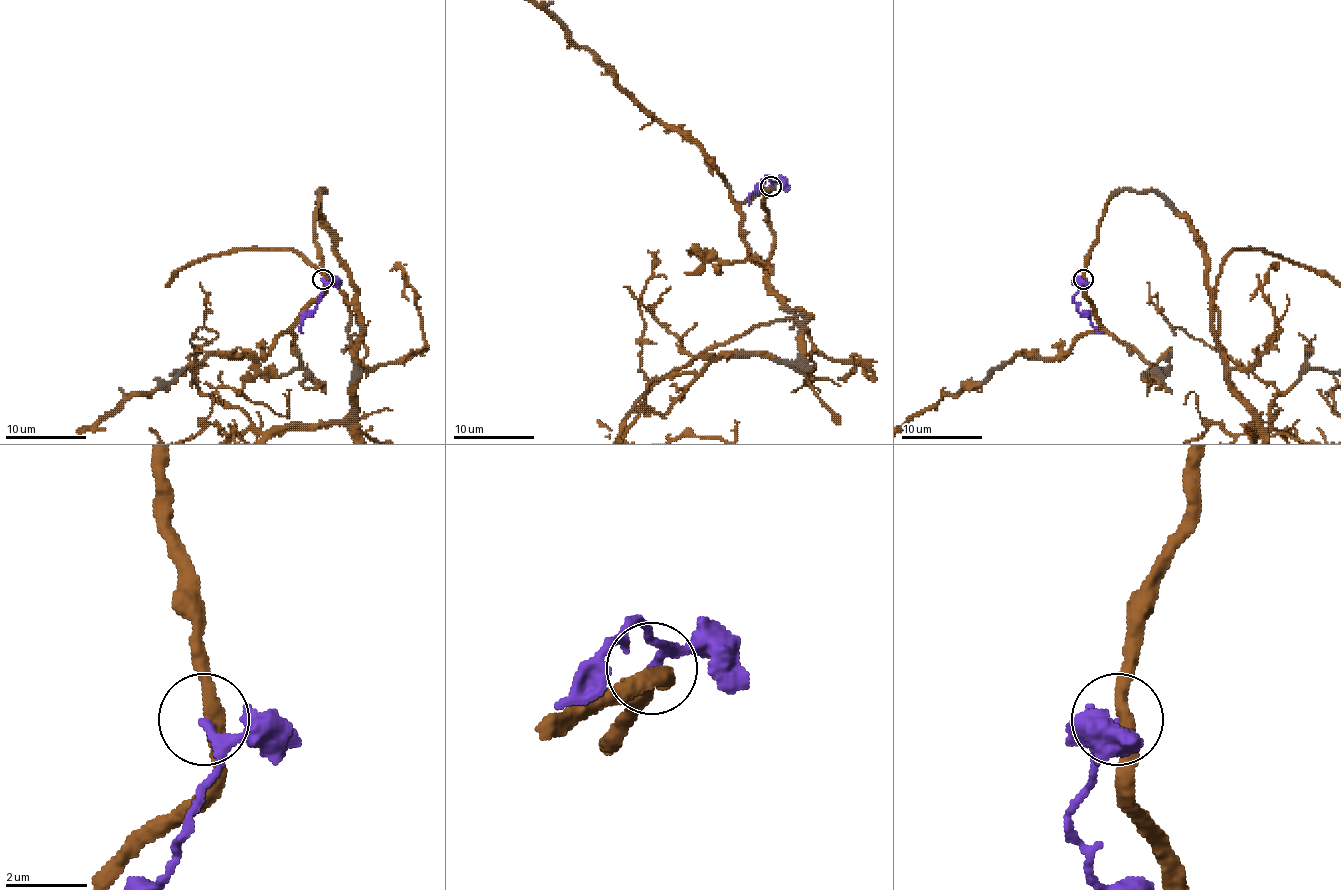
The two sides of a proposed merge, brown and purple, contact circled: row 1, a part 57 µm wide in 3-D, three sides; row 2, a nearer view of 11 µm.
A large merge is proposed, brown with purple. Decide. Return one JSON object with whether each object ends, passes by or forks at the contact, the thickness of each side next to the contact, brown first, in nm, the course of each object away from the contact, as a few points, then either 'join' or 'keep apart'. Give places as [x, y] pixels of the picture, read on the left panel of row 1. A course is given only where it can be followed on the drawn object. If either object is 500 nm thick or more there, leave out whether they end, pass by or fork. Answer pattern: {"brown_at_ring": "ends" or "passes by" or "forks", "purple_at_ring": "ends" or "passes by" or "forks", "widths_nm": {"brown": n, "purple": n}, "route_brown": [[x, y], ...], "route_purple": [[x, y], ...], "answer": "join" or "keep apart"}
{"brown_at_ring": "passes by", "purple_at_ring": "passes by", "widths_nm": {"brown": 360, "purple": 170}, "route_purple": [[323, 278], [325, 290], [317, 309], [301, 327], [301, 333]], "answer": "keep apart"}

